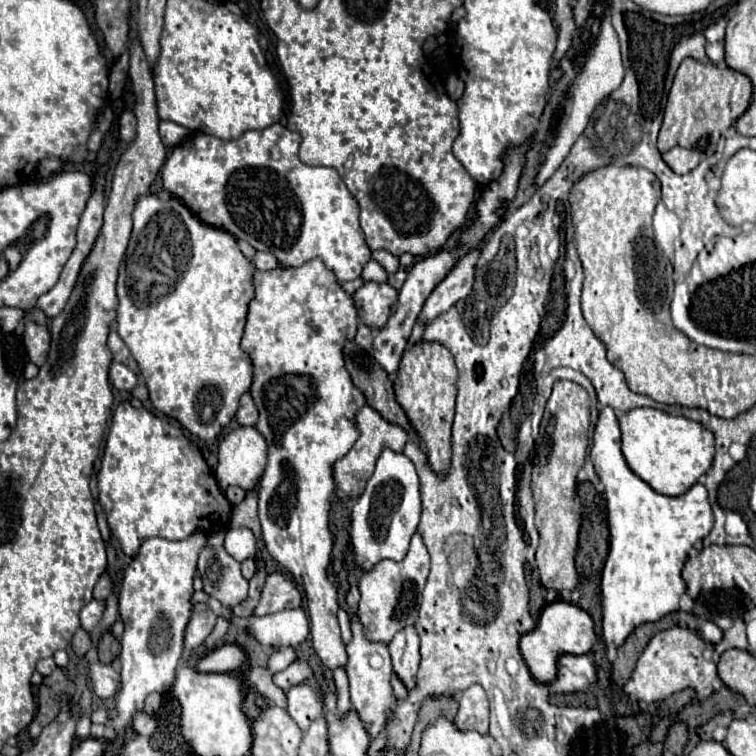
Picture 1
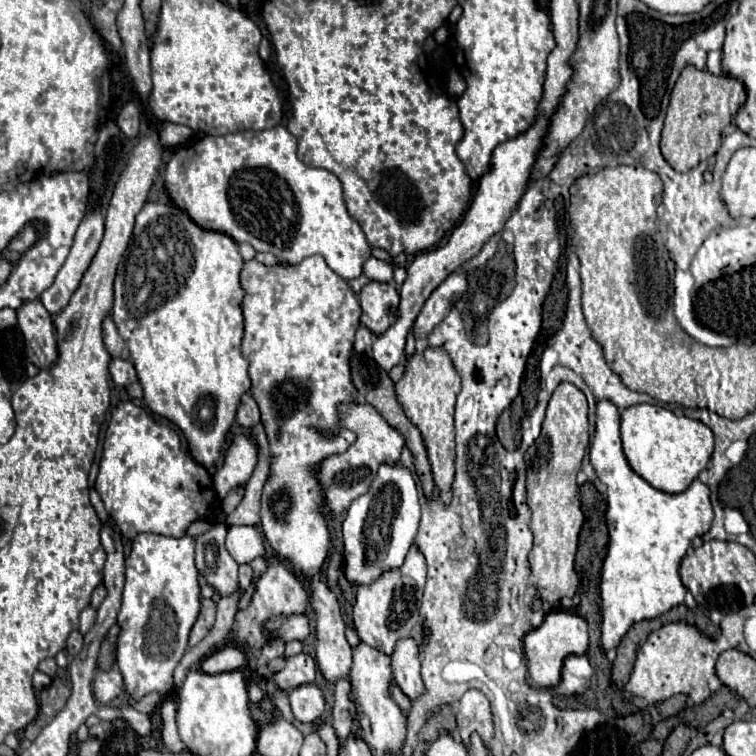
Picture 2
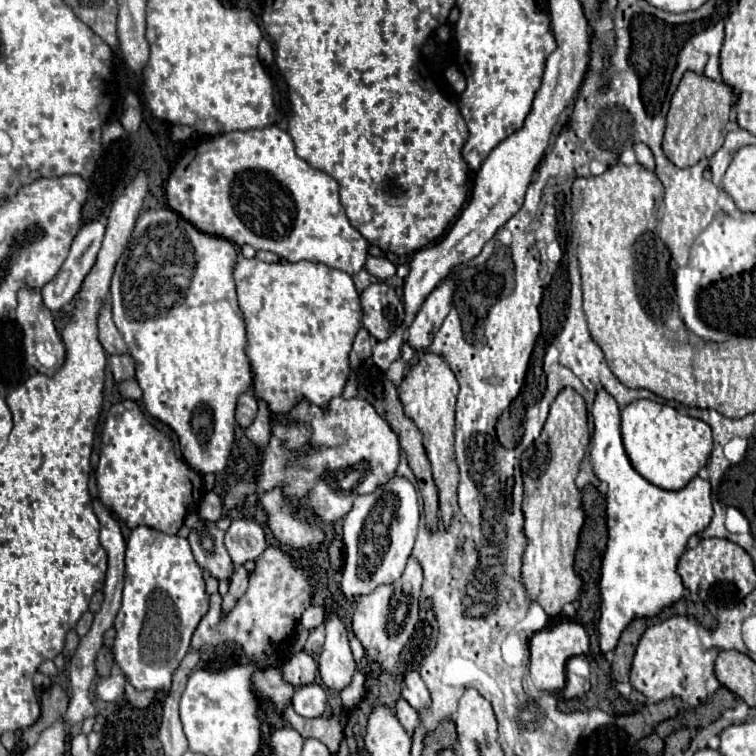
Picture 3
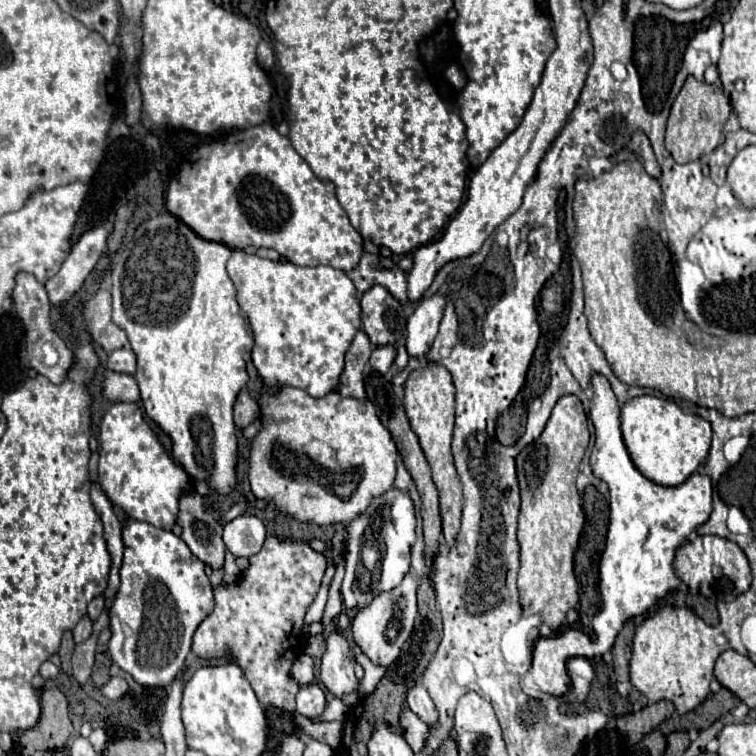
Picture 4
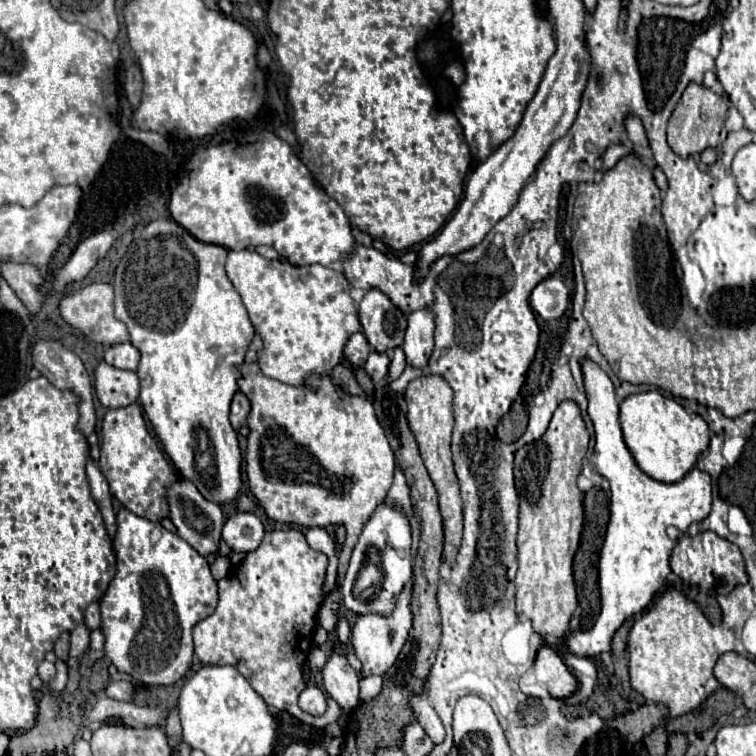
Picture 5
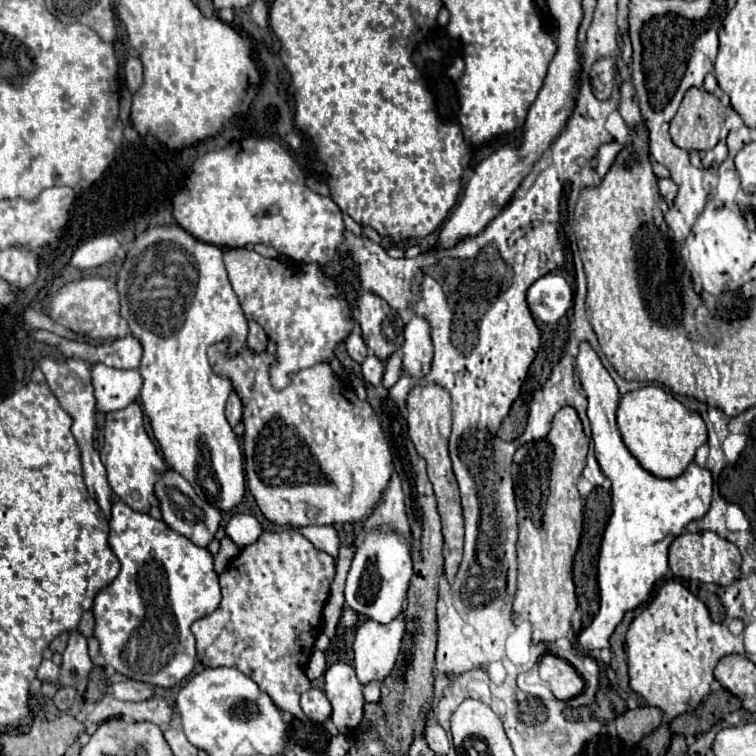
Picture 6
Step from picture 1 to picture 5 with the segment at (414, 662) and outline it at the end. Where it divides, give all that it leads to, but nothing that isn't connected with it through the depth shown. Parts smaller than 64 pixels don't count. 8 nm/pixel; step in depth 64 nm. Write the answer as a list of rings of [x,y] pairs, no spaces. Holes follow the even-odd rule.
[[[420,692],[416,696],[412,696],[410,700],[410,706],[412,706],[412,712],[416,716],[416,720],[420,722],[420,726],[430,734],[432,742],[438,744],[444,740],[444,726],[436,714],[436,710],[432,708],[426,692]]]

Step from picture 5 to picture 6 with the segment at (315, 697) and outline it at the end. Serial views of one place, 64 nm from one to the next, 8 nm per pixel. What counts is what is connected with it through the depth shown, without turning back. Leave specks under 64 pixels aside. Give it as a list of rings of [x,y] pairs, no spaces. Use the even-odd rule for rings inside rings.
[[[310,688],[308,692],[304,692],[304,696],[300,698],[300,706],[302,706],[304,714],[314,722],[326,722],[332,712],[332,706],[330,706],[326,694],[318,688]]]

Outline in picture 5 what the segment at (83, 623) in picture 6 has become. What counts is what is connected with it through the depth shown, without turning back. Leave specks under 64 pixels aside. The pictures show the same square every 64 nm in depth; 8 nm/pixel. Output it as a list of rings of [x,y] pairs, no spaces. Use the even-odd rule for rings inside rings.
[[[92,602],[88,608],[86,608],[86,614],[84,614],[84,622],[90,630],[96,630],[100,626],[100,602]]]

